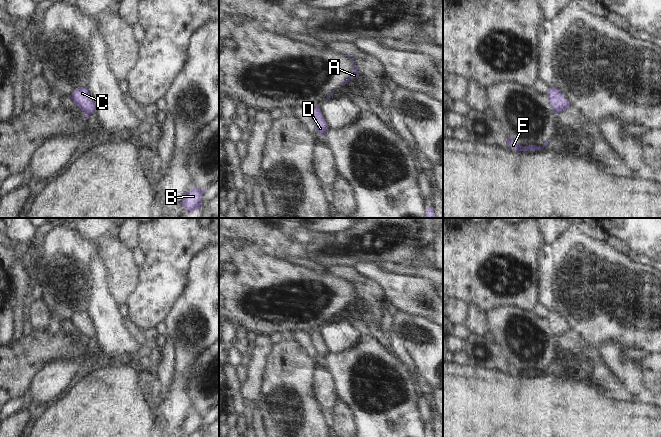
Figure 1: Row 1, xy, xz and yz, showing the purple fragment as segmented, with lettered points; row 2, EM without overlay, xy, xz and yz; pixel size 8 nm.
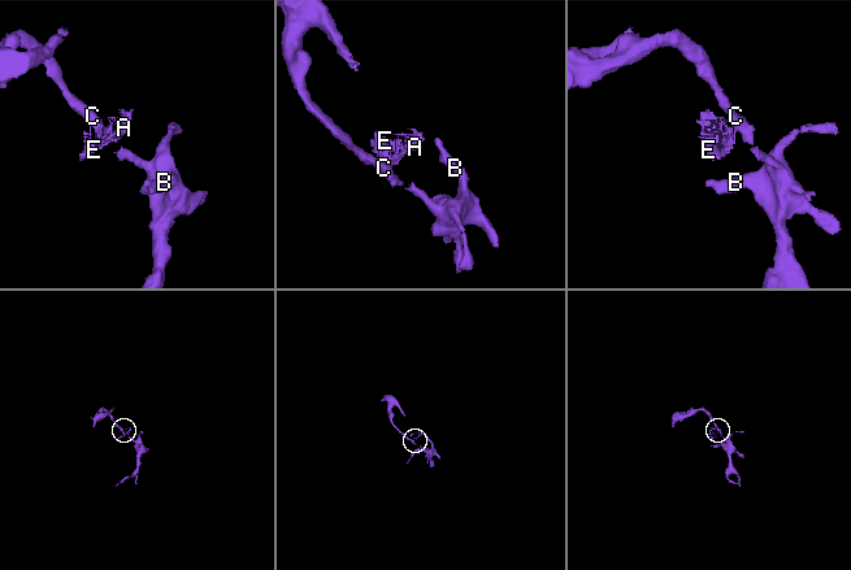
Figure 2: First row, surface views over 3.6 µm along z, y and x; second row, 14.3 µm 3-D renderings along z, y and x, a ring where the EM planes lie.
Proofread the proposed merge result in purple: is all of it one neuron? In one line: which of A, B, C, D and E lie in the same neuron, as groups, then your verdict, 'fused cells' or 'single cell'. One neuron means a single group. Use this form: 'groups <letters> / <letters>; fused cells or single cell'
groups A E / B C D; fused cells

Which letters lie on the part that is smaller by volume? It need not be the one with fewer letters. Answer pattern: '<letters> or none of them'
A, E.

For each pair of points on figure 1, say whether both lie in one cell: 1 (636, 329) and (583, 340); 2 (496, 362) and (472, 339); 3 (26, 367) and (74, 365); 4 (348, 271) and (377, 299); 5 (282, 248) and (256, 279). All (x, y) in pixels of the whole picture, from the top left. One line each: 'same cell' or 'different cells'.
1: same cell
2: same cell
3: different cells
4: same cell
5: different cells

